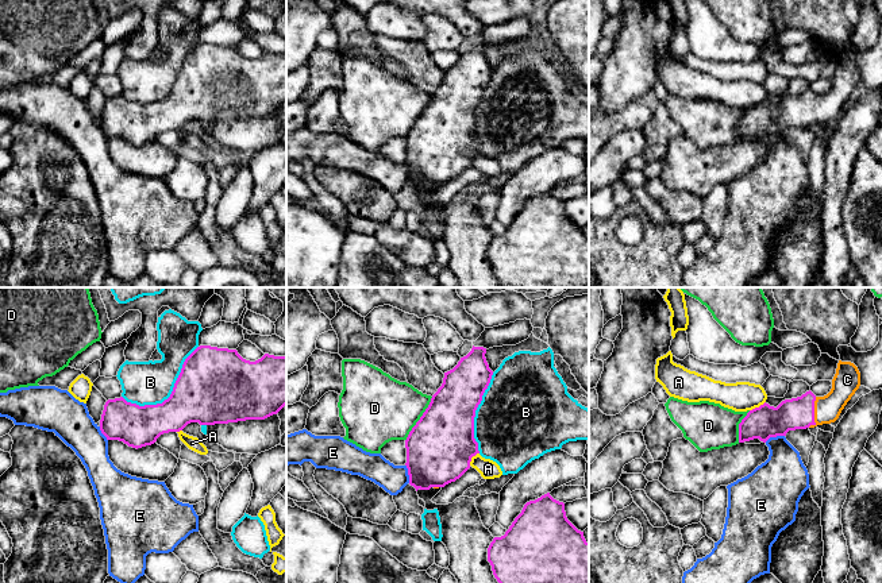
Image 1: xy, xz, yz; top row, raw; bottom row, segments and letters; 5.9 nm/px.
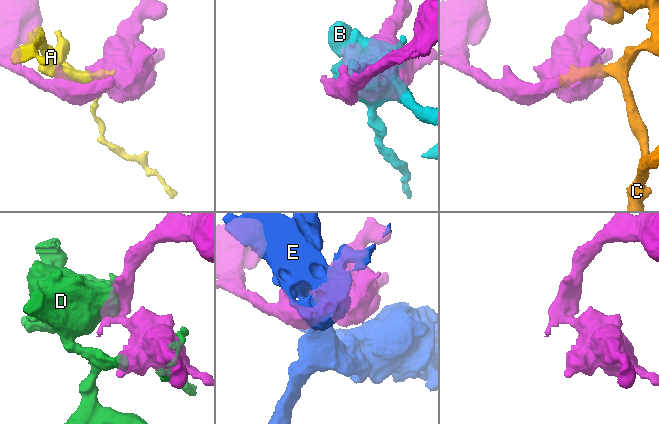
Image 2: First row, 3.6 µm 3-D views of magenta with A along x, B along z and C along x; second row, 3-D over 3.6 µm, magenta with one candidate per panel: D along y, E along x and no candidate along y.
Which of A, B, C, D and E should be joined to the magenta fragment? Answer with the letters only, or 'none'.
C

